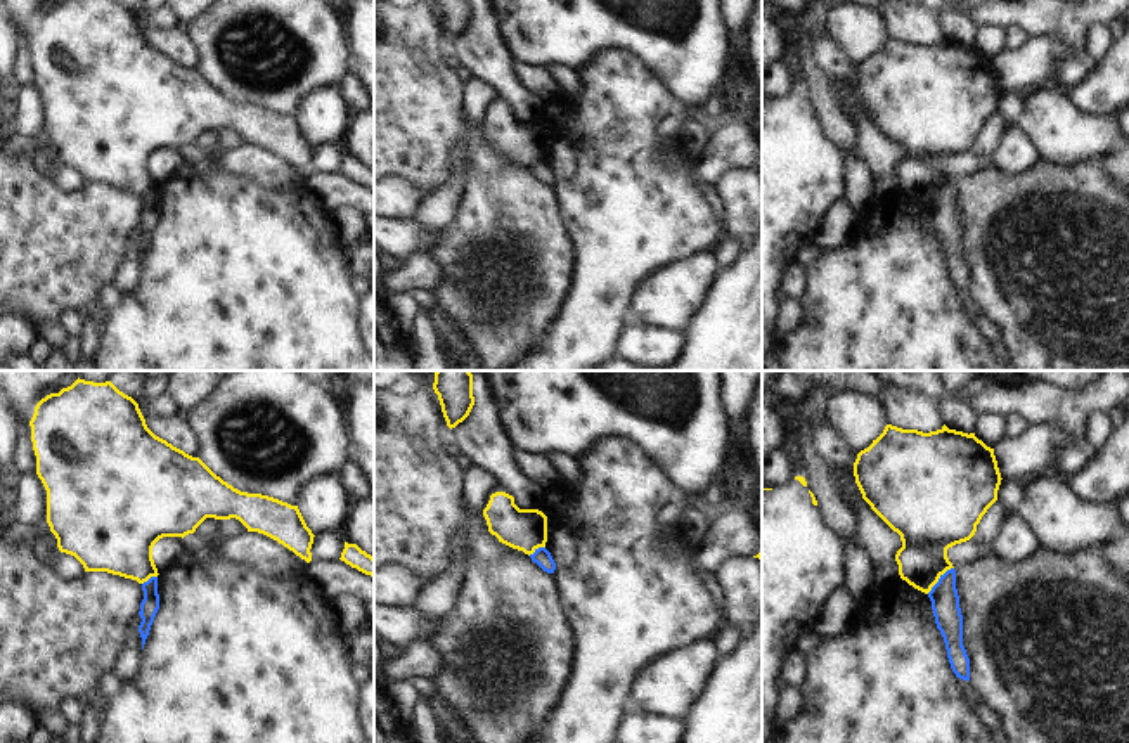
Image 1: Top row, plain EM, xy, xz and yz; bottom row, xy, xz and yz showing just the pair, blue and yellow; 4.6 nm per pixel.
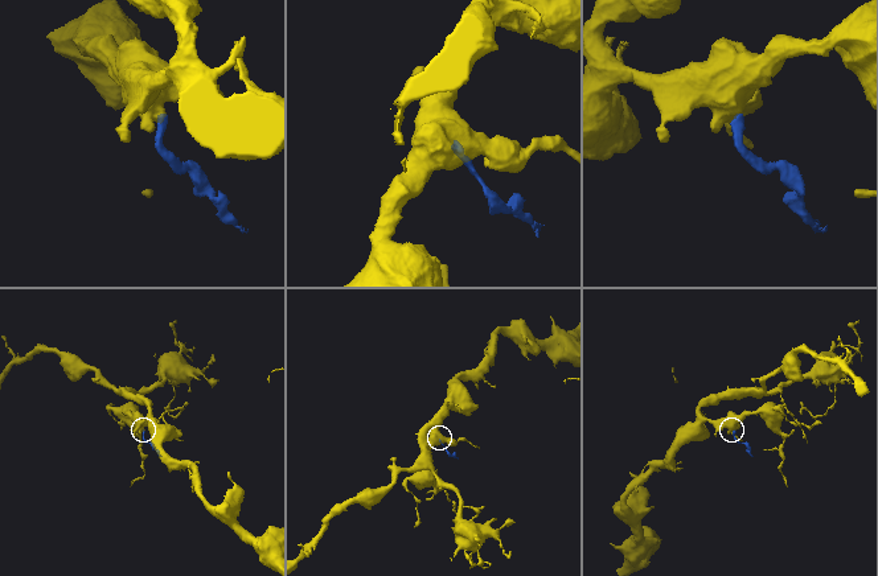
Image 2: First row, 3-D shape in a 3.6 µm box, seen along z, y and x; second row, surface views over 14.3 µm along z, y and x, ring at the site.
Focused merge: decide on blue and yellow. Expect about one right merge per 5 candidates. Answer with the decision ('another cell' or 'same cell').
another cell

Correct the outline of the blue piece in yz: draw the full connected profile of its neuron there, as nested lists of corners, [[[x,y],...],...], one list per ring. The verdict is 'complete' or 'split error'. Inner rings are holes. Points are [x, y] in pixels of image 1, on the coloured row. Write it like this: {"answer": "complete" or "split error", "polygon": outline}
{"answer": "complete", "polygon": [[[951,568],[940,575],[939,582],[928,592],[937,629],[940,630],[947,658],[956,677],[970,681],[970,658],[963,646],[963,615],[956,589],[956,570]]]}

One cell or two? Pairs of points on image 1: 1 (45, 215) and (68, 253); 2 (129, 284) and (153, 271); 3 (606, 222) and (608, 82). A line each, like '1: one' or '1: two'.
1: one
2: two
3: one

